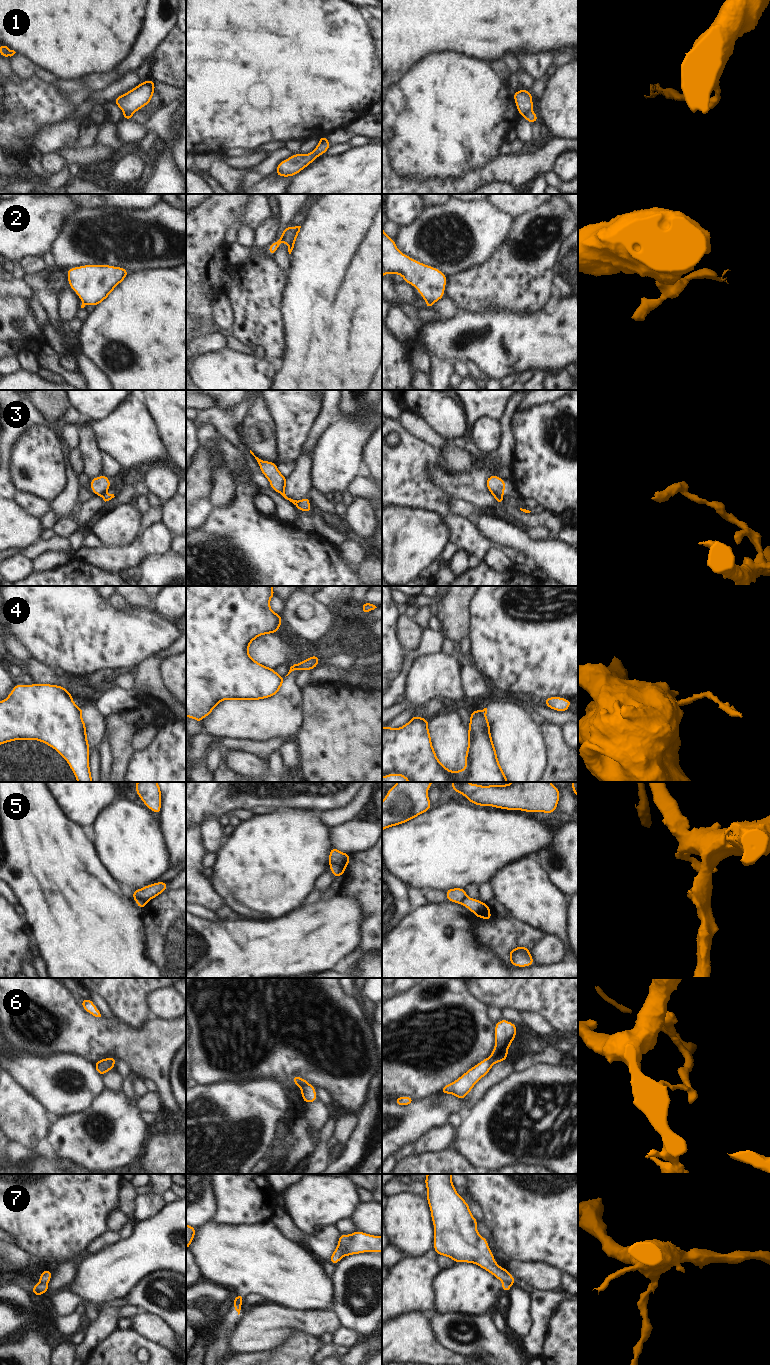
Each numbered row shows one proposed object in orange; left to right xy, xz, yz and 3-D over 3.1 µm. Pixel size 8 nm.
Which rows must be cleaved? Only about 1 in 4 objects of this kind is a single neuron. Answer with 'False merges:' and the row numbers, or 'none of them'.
False merges: 1, 2, 3, 4, 5, 6, 7

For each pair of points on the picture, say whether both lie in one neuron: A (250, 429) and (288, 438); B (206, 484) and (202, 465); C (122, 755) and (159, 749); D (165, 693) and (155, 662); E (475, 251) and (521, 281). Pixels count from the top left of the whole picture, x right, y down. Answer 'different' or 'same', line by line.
A: different
B: same
C: different
D: same
E: different

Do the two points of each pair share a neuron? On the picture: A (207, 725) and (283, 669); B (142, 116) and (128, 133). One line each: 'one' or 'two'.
A: two
B: two

